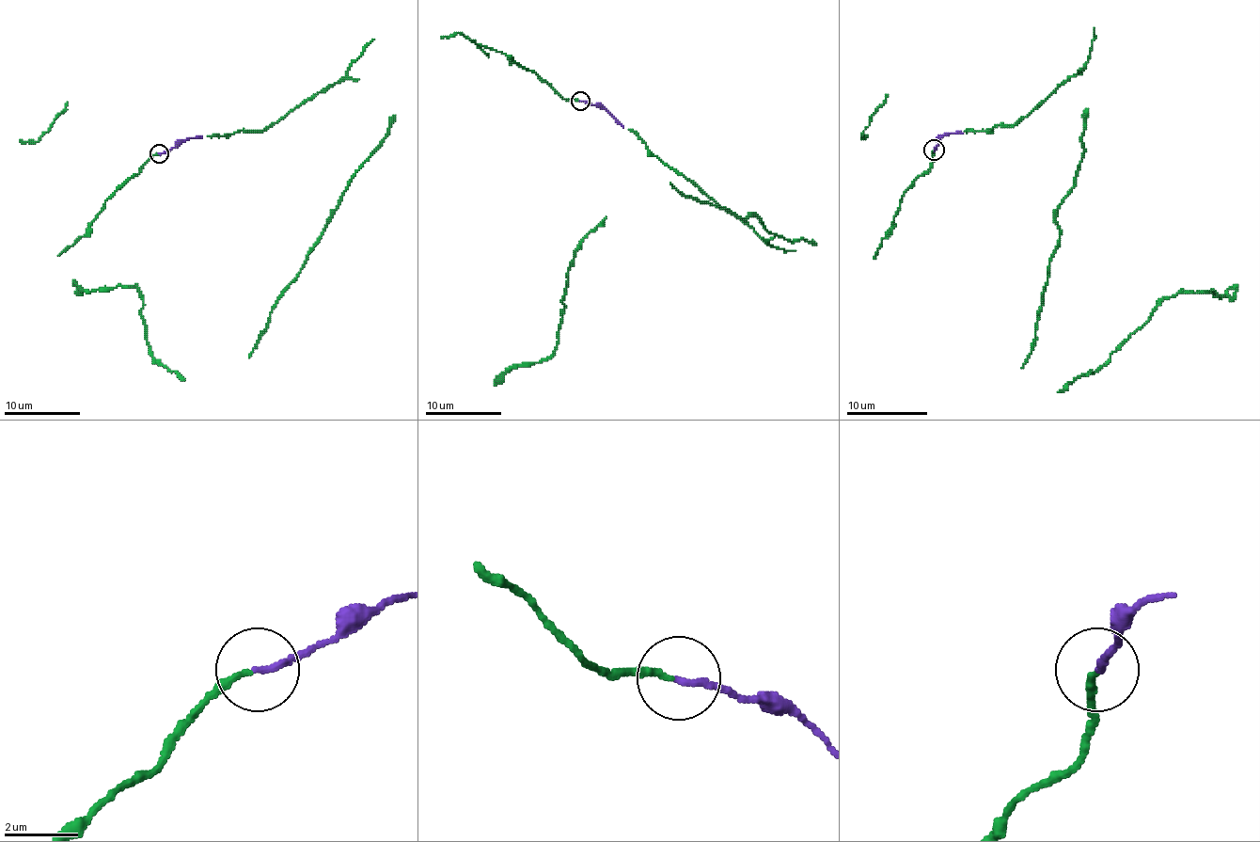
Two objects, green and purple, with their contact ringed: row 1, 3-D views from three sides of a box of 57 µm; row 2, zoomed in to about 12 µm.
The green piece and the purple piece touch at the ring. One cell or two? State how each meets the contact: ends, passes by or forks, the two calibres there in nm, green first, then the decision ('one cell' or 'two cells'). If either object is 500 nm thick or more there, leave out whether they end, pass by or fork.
green ends; purple ends; calibres 170 and 170 nm; one cell

